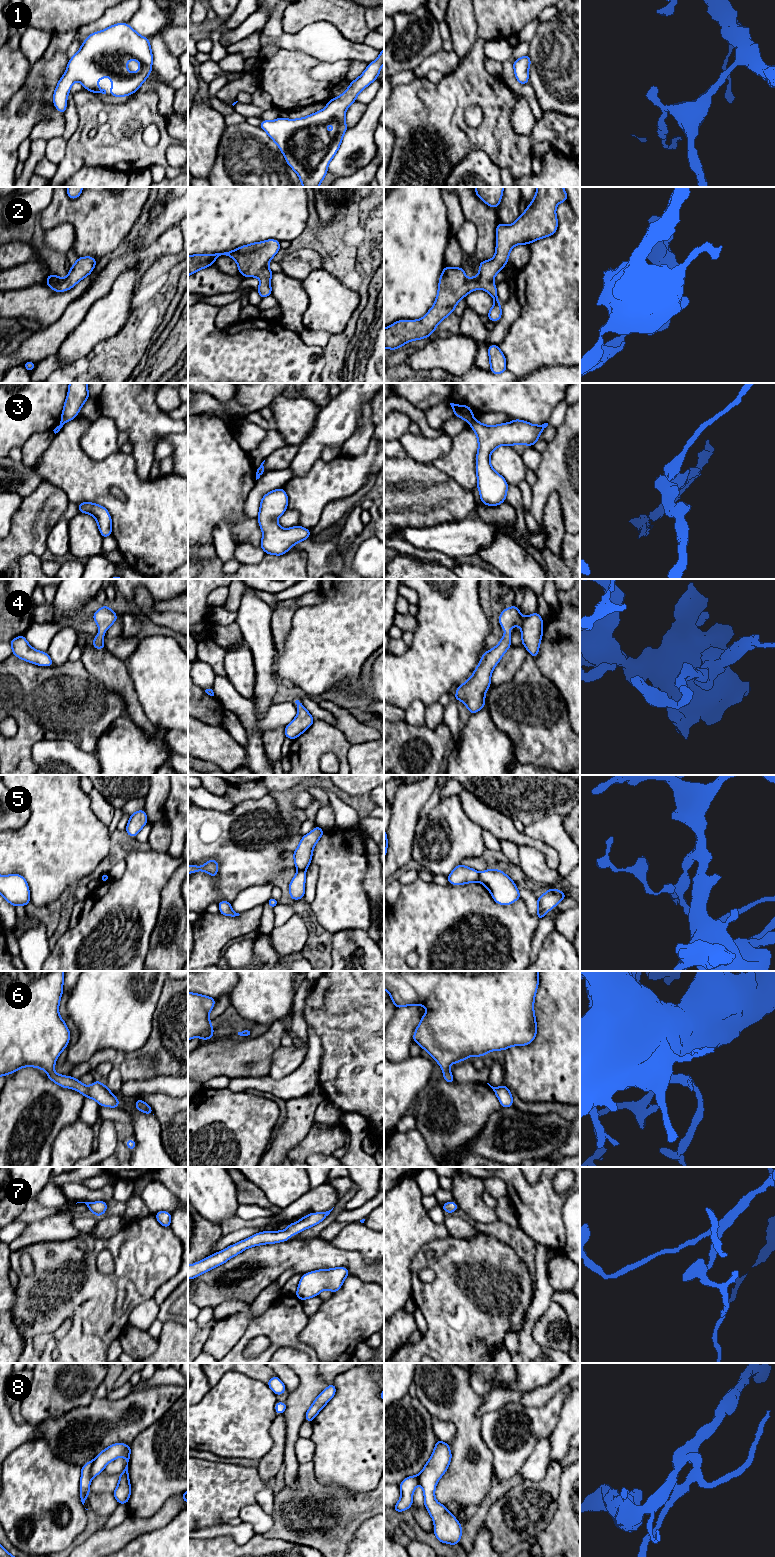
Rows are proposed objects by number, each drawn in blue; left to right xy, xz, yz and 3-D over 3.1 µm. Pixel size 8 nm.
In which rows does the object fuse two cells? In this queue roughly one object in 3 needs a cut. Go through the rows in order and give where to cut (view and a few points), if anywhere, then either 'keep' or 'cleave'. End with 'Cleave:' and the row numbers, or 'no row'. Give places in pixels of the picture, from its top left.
1: cut none; keep
2: cut none; keep
3: cut yz (473, 418), (469, 422); cleave
4: cut none; keep
5: cut yz (478, 873), (479, 881); cleave
6: cut none; keep
7: cut none; keep
8: cut xy (94, 1460), (91, 1466), (91, 1477); cleave
Cleave: 3, 5, 8

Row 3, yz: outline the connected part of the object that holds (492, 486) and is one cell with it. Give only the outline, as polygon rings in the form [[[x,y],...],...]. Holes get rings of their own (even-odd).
[[[476,419],[469,422],[478,439],[476,455],[477,487],[480,500],[488,506],[498,506],[506,500],[508,483],[491,466],[491,453],[499,446],[524,444],[533,446],[540,433],[548,426],[533,425],[529,422],[514,419],[509,423],[488,426]]]

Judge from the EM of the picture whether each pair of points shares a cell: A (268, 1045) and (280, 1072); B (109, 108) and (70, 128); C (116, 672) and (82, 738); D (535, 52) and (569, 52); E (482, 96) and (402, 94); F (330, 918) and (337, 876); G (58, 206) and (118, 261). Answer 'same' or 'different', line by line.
A: different
B: different
C: different
D: same
E: same
F: same
G: different

